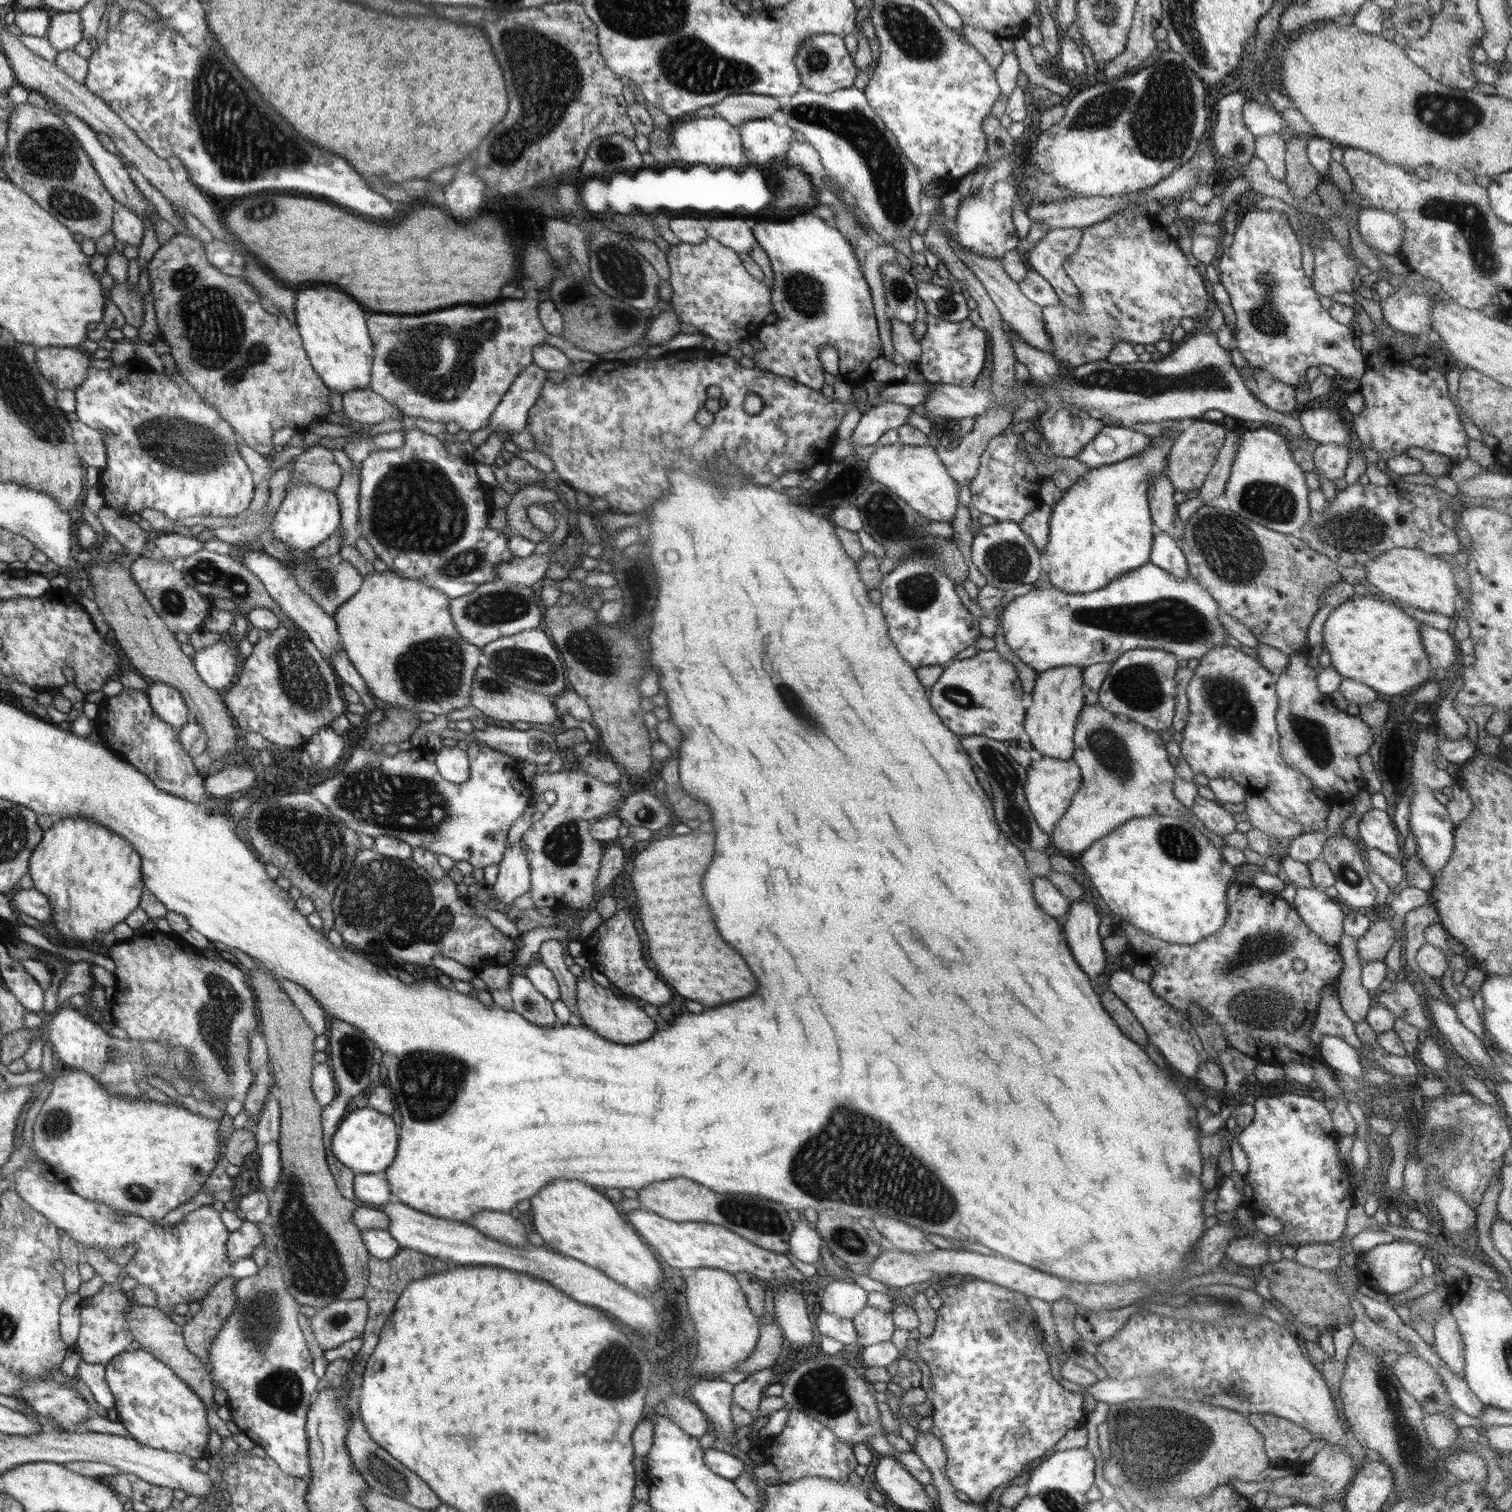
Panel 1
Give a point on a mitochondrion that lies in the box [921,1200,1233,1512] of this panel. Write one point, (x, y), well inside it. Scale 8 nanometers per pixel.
(1182, 1439)

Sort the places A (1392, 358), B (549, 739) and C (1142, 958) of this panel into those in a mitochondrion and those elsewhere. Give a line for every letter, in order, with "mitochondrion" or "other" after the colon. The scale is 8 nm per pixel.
A: other
B: other
C: other

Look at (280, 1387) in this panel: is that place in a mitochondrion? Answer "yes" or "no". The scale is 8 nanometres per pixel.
yes

